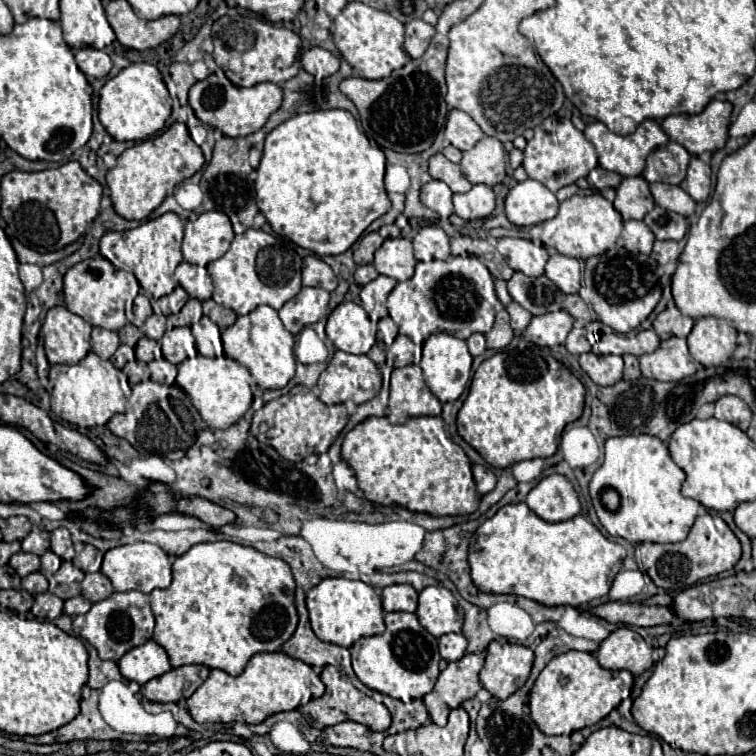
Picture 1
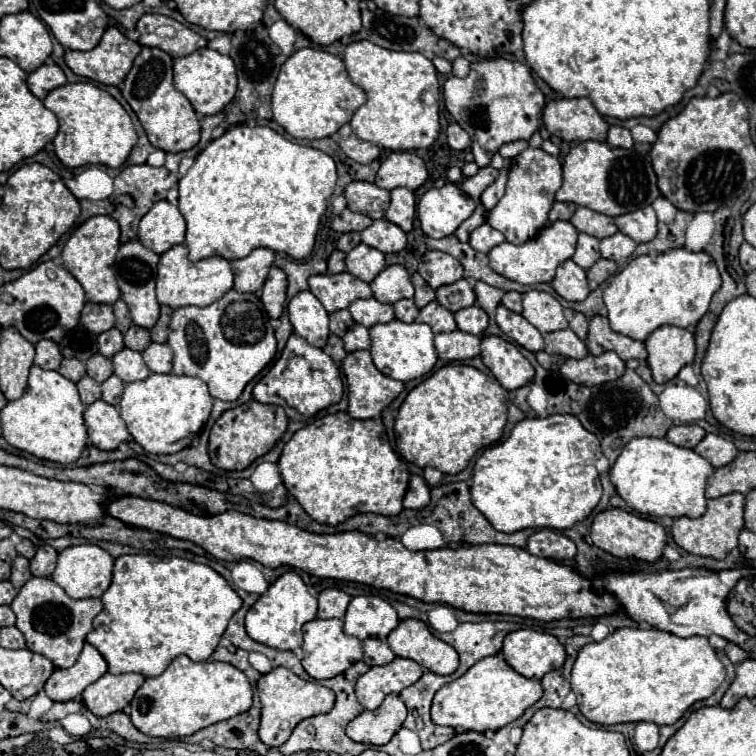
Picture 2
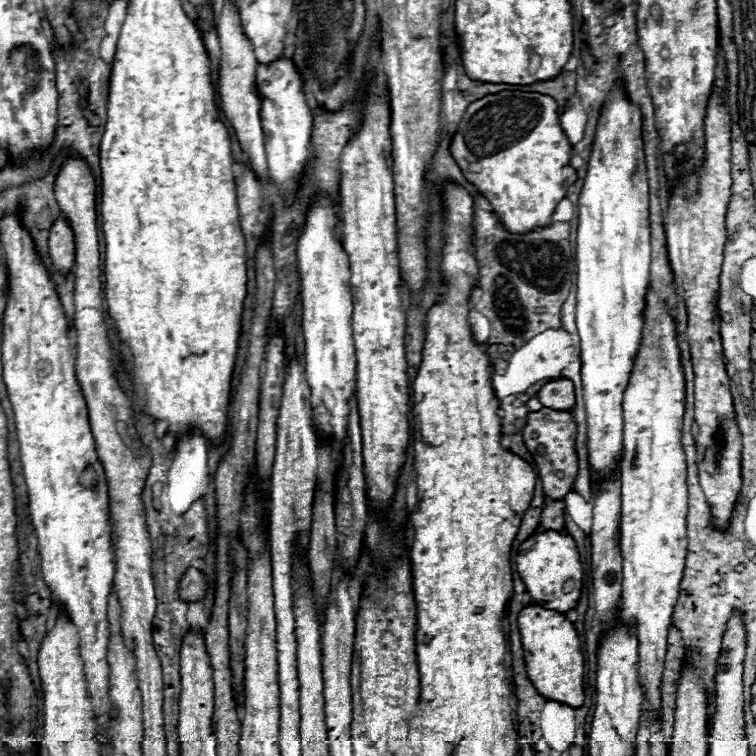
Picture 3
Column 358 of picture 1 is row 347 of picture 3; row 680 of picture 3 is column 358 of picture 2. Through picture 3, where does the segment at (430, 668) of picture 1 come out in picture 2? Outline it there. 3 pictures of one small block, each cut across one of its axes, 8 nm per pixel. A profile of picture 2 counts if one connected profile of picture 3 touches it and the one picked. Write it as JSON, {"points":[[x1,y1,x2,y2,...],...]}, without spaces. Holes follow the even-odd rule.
{"points":[[332,618,332,620,310,620,302,626,304,632,304,658,302,658,302,666,304,670,314,678,314,680,324,680,324,678,334,678,342,672,346,672,354,662,362,660,362,642,356,636,348,636,342,630,342,620]]}

